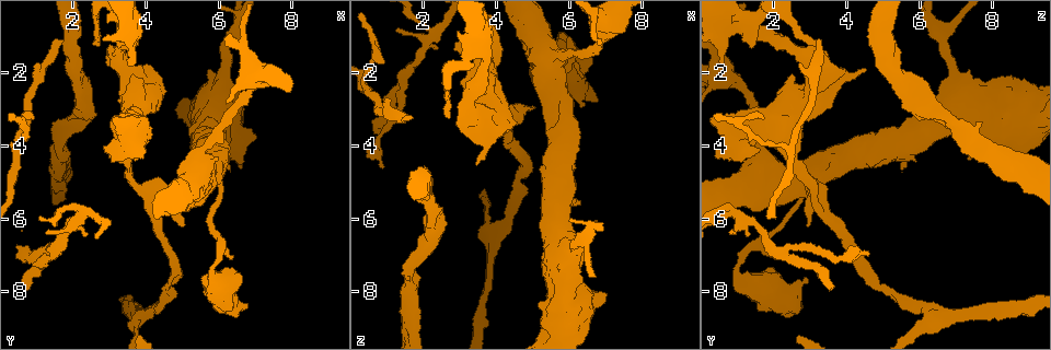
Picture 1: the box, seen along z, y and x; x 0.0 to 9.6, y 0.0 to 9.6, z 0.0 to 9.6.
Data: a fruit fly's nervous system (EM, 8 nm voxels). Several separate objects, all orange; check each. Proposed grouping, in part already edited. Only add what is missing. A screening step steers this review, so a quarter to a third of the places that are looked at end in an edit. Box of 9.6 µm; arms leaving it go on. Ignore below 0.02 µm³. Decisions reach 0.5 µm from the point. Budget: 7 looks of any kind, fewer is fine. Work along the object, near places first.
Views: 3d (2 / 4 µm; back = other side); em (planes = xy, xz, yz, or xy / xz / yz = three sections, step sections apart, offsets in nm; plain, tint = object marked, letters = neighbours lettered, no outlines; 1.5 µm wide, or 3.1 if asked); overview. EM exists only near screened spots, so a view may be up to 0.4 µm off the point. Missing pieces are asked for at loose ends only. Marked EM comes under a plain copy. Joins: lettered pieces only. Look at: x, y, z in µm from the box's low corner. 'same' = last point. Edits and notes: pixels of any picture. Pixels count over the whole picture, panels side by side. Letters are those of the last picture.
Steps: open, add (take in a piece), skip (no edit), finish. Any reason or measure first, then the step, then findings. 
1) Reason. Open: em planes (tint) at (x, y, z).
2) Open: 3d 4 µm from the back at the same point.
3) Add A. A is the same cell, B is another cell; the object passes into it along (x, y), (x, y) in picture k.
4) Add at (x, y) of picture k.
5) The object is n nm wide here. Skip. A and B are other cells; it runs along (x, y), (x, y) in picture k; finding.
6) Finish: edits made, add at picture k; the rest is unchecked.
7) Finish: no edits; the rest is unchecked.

Branch stops here. Open: 3d 2 µm at (0.60, 7.85, 3.60).

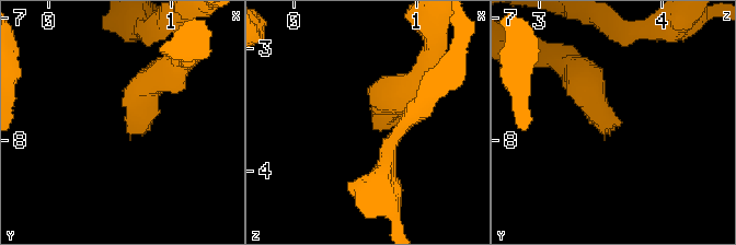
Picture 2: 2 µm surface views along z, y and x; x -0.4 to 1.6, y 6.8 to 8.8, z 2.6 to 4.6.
Open: em planes (tint) at (0.64, 7.84, 3.64).

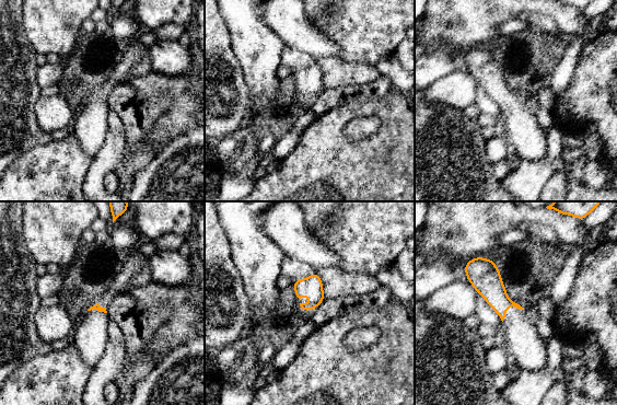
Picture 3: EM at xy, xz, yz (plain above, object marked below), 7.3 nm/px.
Open: em planes (letters) at the same point.

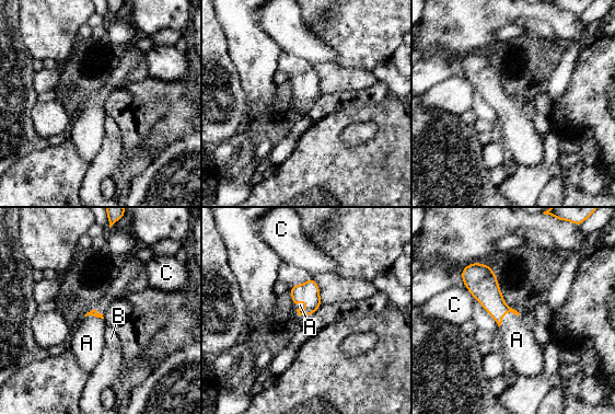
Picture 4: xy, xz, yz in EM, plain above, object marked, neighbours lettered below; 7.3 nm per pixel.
Add A. A is the same cell, B and C are other cells; the object passes into it along (484, 286), (506, 312), (517, 340) in picture 4; the cell continues.

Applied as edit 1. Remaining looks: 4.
Branch stops here. Open: 3d 4 µm at (4.95, 6.20, 3.05).

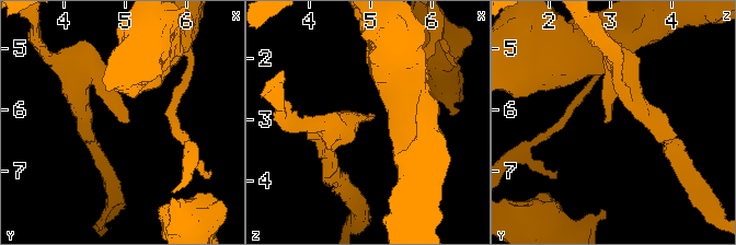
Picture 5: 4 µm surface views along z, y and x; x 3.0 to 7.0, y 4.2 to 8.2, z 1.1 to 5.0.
Now the EM. Open: em planes (letters) at (5.05, 6.20, 2.95).

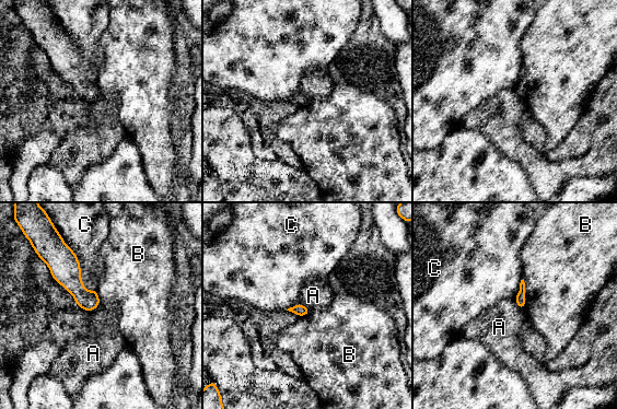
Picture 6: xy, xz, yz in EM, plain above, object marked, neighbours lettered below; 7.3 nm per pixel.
The longest contact is with C, 460 nm. Skip. A, B and C are other cells; a border runs along (513, 299), (523, 310) in picture 6; no lettered piece goes on from it.

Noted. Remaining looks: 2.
Finish: edits made, add at picture 4; the rest is unchecked.

